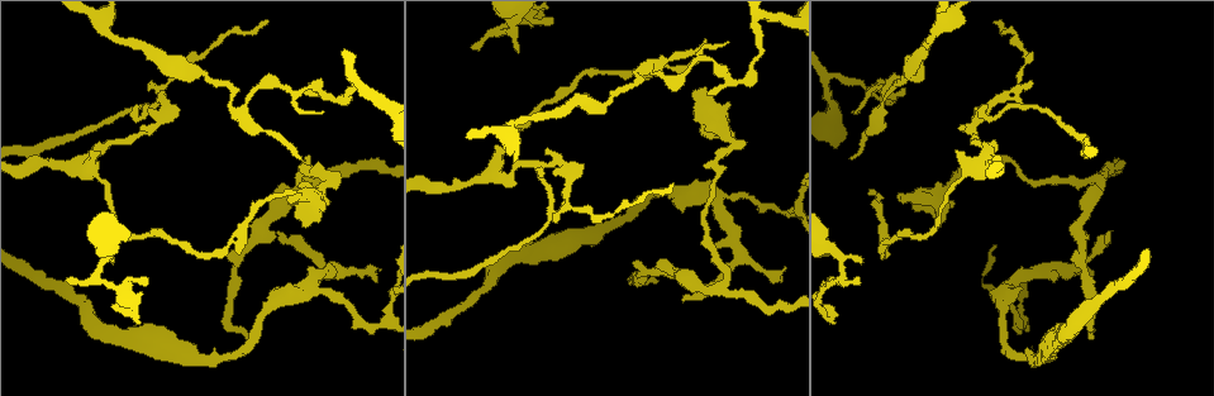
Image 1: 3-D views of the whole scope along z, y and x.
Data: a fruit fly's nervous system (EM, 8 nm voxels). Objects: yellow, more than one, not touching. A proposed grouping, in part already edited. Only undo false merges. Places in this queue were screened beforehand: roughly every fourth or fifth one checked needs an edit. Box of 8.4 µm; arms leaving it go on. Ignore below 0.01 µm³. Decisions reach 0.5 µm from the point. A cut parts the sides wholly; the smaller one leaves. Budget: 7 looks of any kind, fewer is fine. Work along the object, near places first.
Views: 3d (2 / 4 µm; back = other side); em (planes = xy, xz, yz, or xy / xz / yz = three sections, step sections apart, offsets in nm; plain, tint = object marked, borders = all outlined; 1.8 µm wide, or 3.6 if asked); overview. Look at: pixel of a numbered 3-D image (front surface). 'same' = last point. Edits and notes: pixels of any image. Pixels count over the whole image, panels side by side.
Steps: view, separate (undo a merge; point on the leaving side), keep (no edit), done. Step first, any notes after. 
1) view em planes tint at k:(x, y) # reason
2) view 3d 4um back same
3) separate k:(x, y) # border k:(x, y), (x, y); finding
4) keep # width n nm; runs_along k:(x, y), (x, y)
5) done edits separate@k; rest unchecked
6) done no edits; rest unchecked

view em xy step 4 tint at 1:(567, 201) # branch point

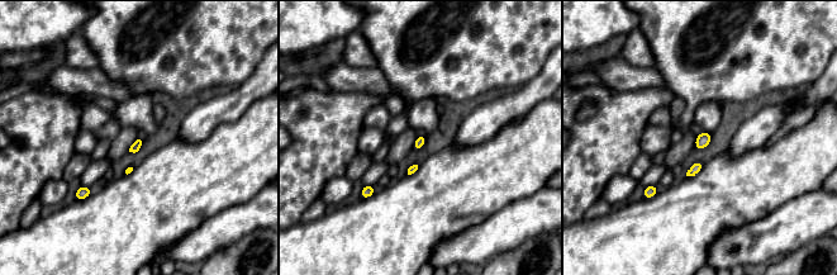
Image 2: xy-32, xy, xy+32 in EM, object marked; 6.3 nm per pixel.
view em planes tint same # another direction

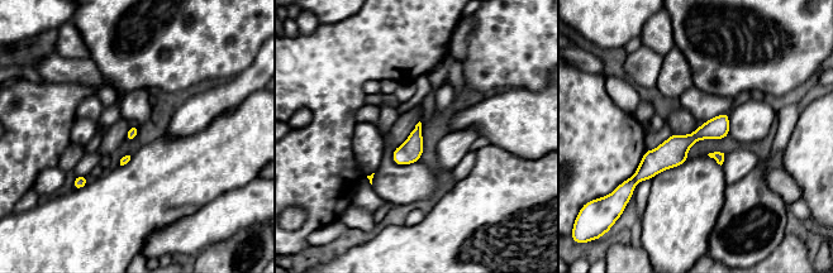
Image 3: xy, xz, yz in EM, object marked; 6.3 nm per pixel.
separate 3:(663, 157) # part_leaving 3:(726, 116), (638, 176); a second cell is stuck on

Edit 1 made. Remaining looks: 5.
view overview # redraw

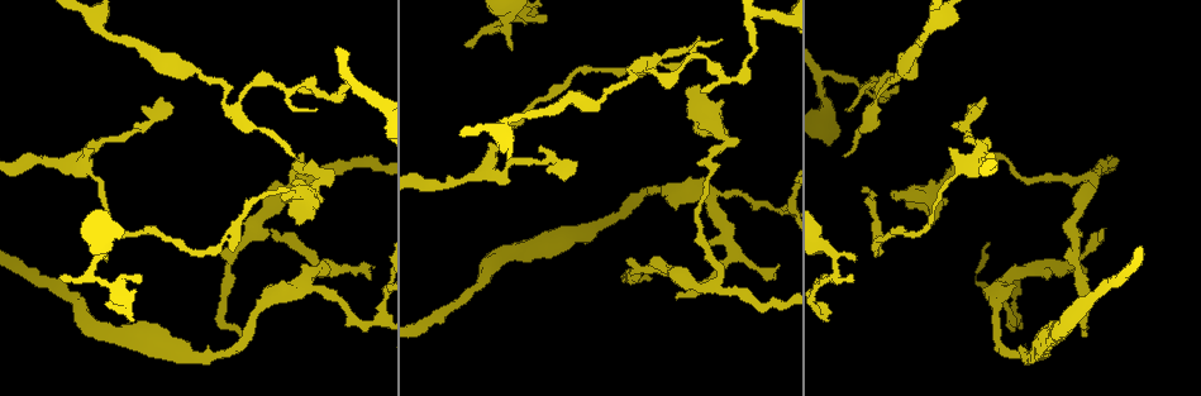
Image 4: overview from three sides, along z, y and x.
view em planes plain at 4:(198, 74) # sudden change in width

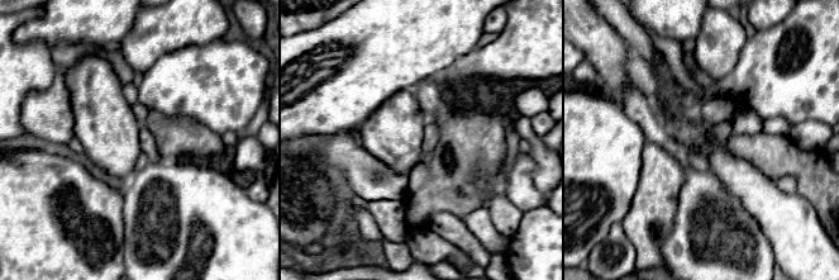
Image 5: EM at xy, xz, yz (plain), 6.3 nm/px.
view em planes tint same

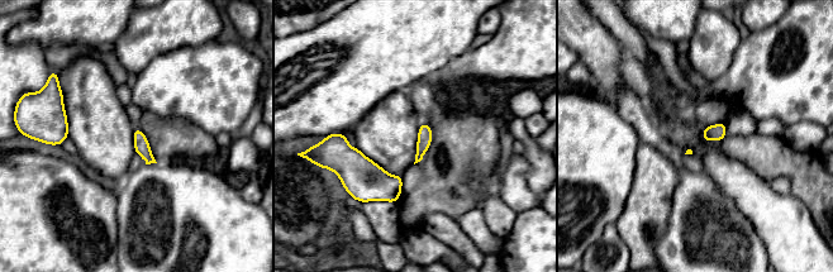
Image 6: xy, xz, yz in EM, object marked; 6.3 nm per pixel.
keep # continuous, no second cell

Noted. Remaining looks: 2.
view 3d 4um at 4:(714, 280) # sharp bend

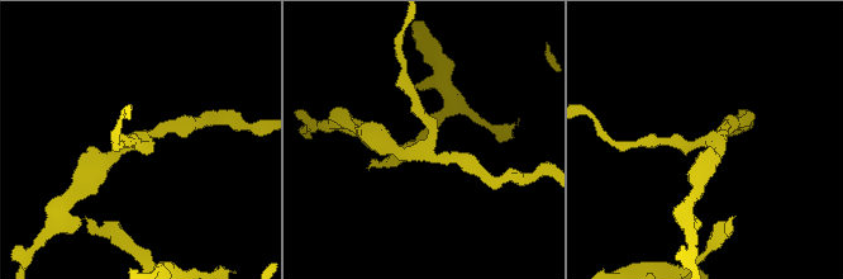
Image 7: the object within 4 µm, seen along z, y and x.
view em yz step 4 tint at 7:(145, 140) # arms 3

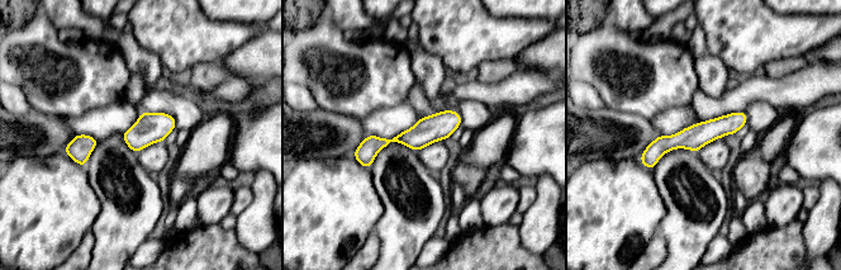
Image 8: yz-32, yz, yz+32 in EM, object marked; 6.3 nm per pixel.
keep # all the same cell

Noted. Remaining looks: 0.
done edits separate@3; rest unchecked

